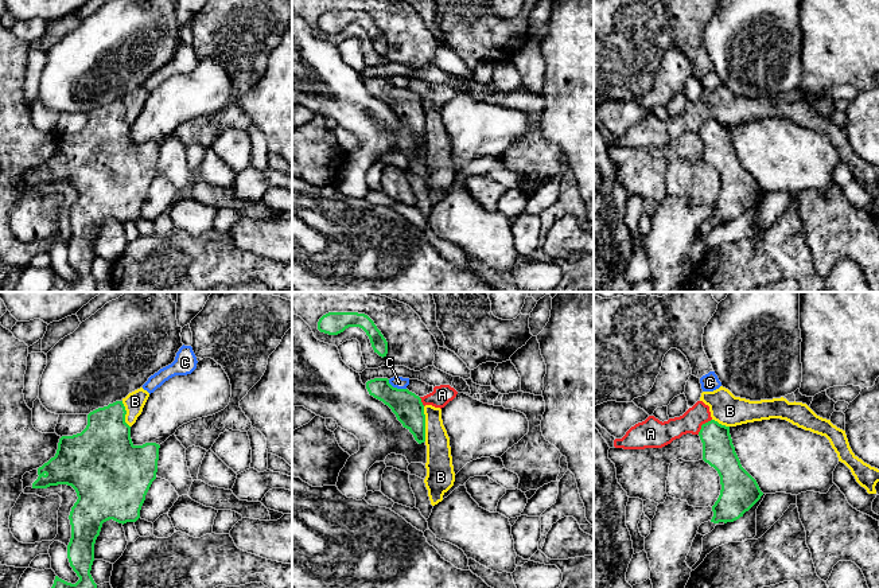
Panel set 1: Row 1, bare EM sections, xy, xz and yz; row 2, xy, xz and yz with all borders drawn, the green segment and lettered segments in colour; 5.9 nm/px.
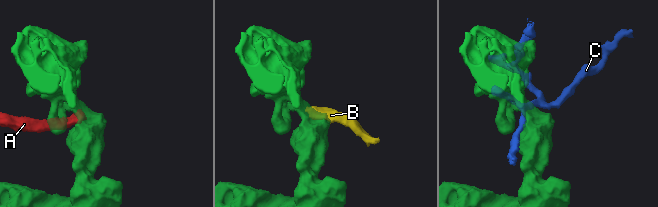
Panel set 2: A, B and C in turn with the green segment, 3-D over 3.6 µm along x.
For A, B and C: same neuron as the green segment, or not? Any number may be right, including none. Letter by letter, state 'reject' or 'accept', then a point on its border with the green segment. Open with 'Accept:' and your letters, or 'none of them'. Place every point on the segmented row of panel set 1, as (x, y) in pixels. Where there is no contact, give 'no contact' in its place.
Accept: none of them
A: reject | yz (701, 425)
B: reject | xz (424, 424)
C: reject | xz (396, 388)

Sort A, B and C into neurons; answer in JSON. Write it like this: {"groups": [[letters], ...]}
{"groups": [["A", "B"], ["C"]]}

